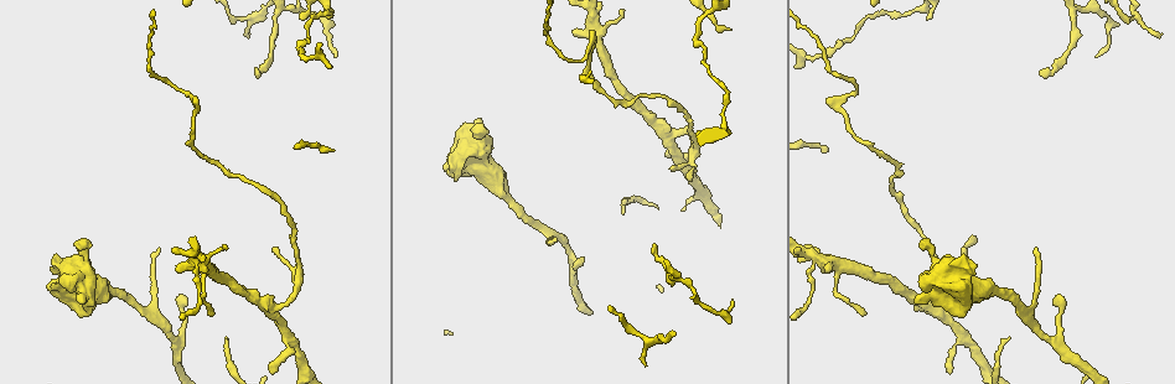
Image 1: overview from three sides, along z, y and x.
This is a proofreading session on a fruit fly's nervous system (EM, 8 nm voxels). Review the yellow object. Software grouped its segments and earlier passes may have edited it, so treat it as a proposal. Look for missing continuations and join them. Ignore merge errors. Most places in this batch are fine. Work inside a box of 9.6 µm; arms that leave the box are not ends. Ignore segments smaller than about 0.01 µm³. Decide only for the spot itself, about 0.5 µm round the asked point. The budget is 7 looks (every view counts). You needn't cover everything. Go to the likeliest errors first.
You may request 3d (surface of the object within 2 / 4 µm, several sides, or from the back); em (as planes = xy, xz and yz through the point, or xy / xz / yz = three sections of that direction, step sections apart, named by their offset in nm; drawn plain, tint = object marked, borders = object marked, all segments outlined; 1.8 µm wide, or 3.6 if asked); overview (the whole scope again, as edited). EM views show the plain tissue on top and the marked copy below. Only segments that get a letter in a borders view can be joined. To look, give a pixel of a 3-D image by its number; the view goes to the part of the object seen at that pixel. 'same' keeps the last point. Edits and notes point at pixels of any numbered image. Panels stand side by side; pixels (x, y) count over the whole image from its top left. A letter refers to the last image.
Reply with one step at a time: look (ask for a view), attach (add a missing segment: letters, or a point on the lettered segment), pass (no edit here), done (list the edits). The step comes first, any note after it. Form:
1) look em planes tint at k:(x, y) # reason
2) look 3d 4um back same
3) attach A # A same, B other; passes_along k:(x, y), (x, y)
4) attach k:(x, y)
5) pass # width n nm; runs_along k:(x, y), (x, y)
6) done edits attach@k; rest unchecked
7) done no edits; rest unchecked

look 3d 2um at 1:(697, 132) # an open end

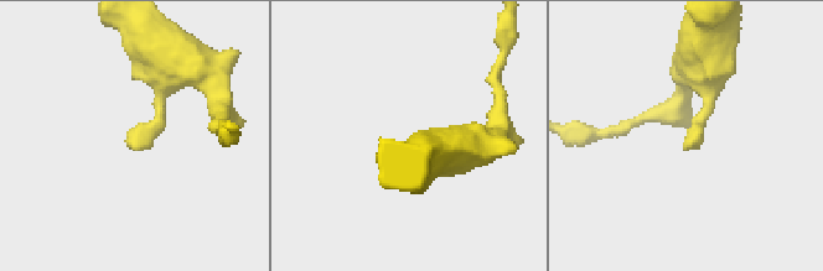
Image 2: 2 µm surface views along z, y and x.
look em planes borders at 2:(690, 147) # shape alone is not enough

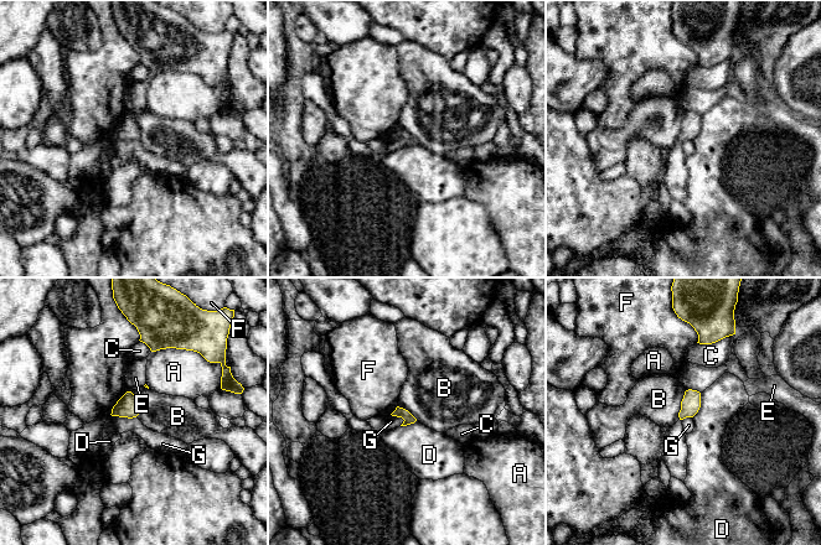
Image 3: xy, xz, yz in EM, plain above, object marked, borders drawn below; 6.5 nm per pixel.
pass # A other, B other, C other, D other, E other, F other, G other; border 3:(110, 414), (135, 418); no lettered segment goes on from it

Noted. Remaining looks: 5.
look em xy step 8 tint at 1:(450, 169) # an open end

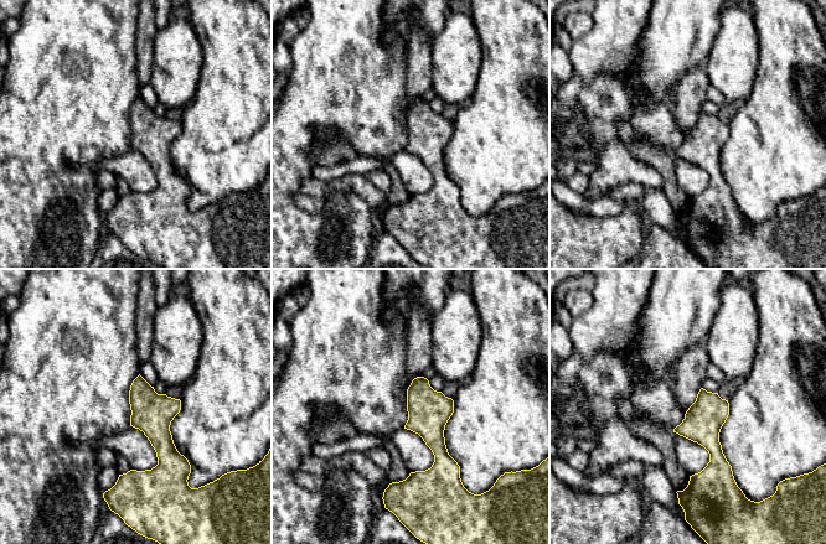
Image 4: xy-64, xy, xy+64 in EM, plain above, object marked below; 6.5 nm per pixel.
look em planes borders same # cut it another way

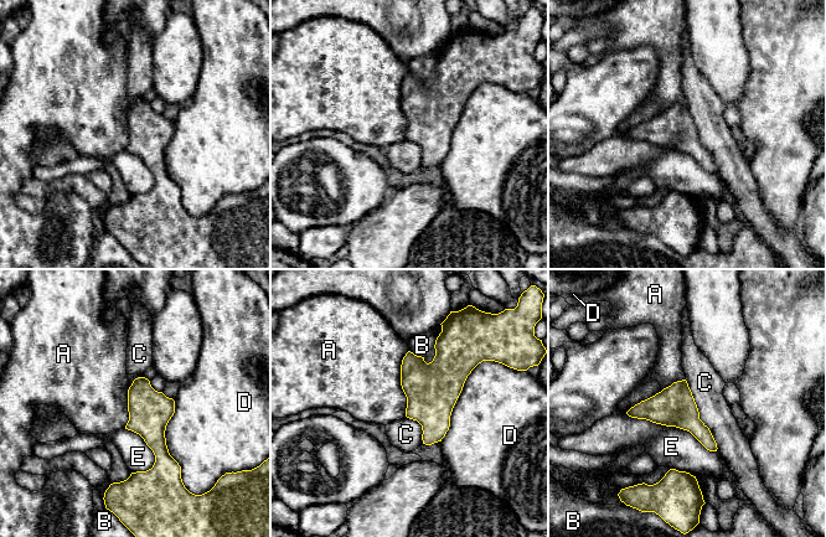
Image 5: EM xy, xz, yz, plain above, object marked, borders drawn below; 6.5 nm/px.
pass # width 260 nm; A other, B other, C other, D other, E other; border 5:(408, 350), (401, 365), (404, 416); none of them fits

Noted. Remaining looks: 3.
look 3d 2um at 1:(335, 57) # an open end

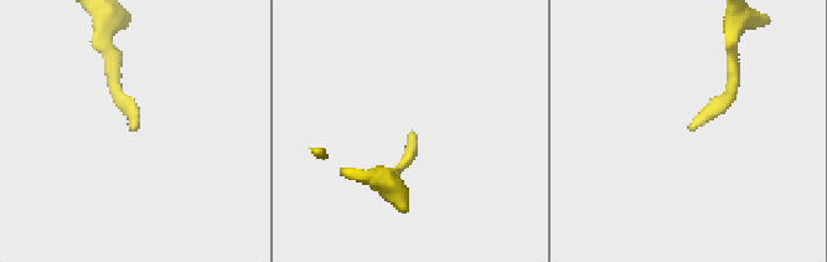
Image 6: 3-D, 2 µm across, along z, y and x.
look em 3.6um yz step 16 borders at 6:(691, 129)

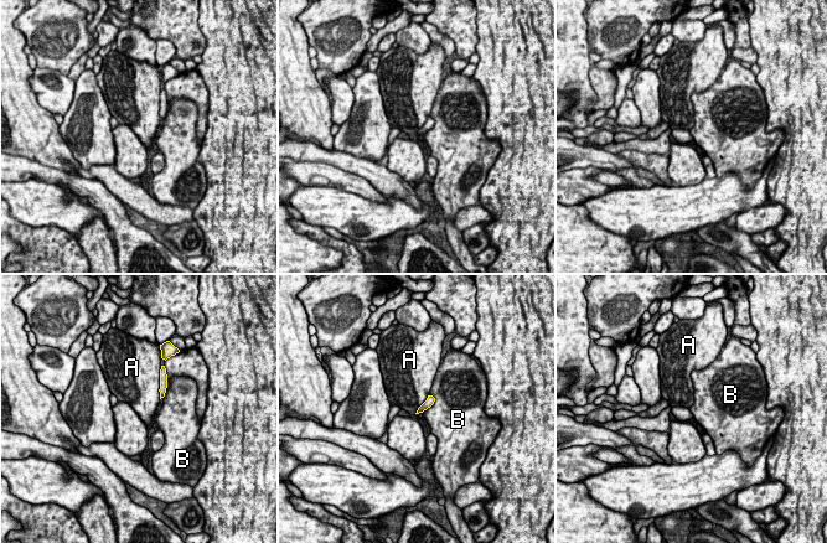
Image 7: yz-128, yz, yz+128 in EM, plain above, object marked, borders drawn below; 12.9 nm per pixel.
pass # A other, B other; border 7:(160, 377), (159, 398); none of them fits

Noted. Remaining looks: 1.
done no edits; rest unchecked

